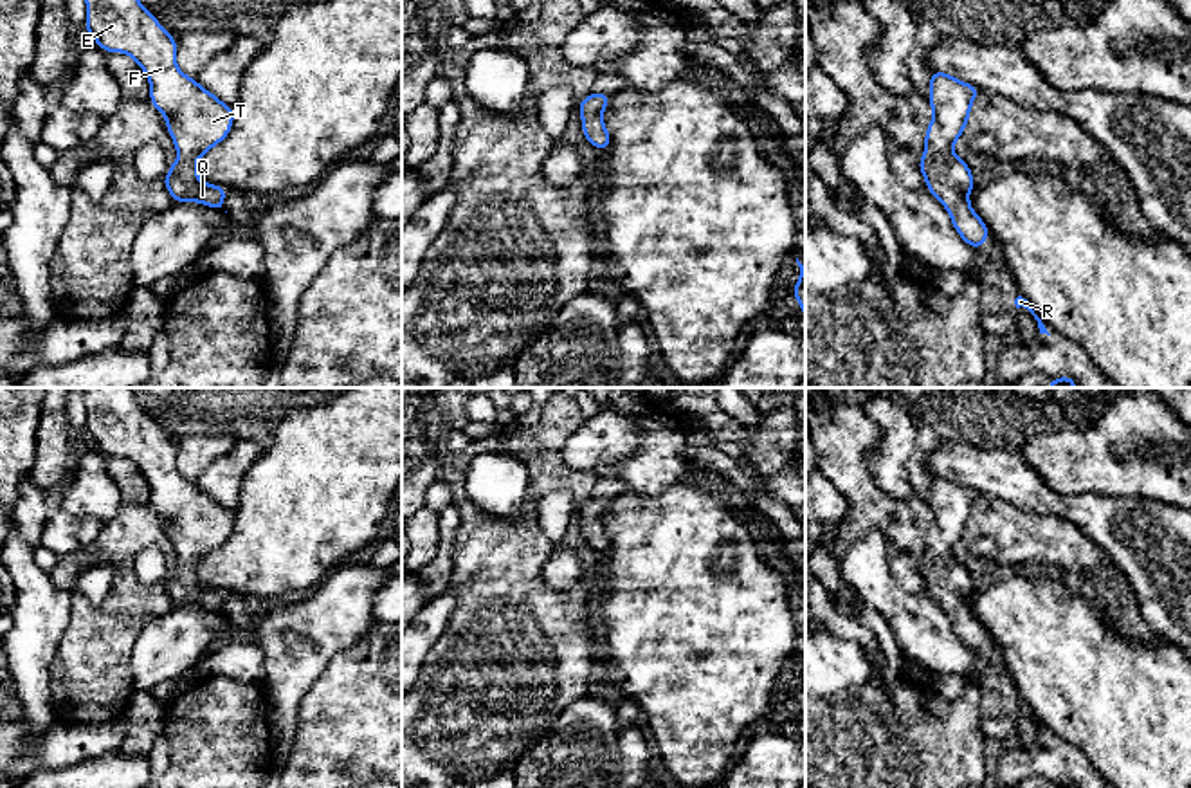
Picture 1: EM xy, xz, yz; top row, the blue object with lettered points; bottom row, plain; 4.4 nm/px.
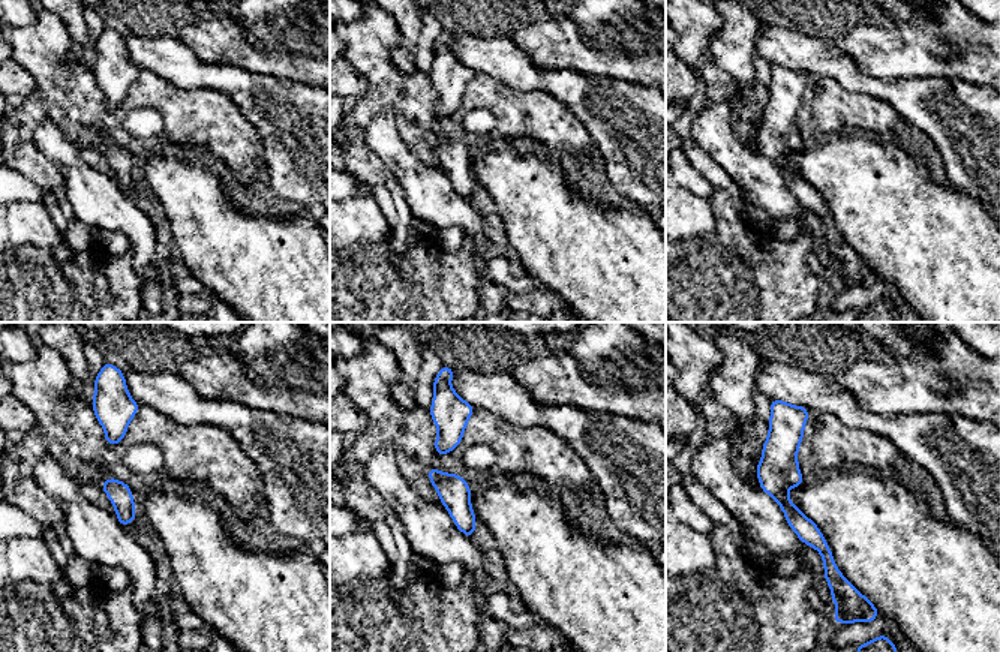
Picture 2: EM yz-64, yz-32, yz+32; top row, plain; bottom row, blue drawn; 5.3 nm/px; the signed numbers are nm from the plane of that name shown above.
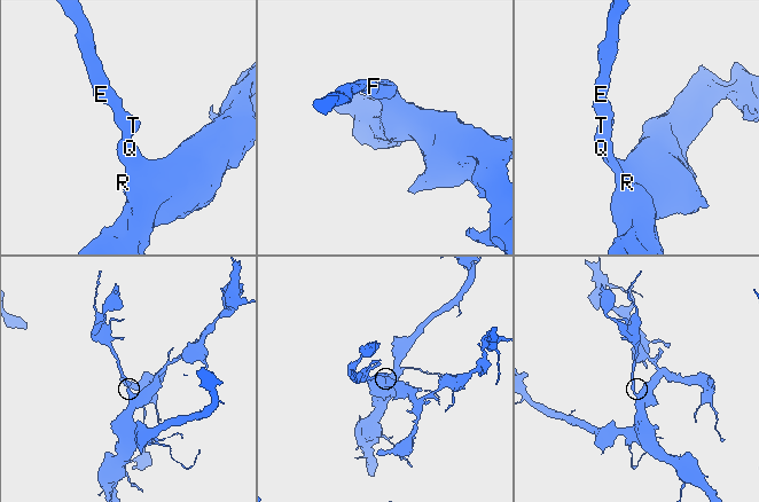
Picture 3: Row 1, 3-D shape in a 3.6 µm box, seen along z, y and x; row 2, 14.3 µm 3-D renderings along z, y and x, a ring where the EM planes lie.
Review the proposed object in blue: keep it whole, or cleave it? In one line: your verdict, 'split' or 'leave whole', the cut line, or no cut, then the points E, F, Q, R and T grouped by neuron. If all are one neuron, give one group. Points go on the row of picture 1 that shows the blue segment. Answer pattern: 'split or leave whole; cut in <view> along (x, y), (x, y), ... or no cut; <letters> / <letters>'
leave whole; no cut; E F Q R T

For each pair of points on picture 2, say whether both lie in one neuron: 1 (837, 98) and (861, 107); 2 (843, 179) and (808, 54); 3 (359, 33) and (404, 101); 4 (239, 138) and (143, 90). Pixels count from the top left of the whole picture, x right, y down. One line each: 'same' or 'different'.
1: same
2: different
3: same
4: same

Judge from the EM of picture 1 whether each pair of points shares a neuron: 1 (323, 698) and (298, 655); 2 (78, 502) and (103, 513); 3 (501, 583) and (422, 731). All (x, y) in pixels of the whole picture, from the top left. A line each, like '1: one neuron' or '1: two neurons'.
1: two neurons
2: one neuron
3: one neuron

